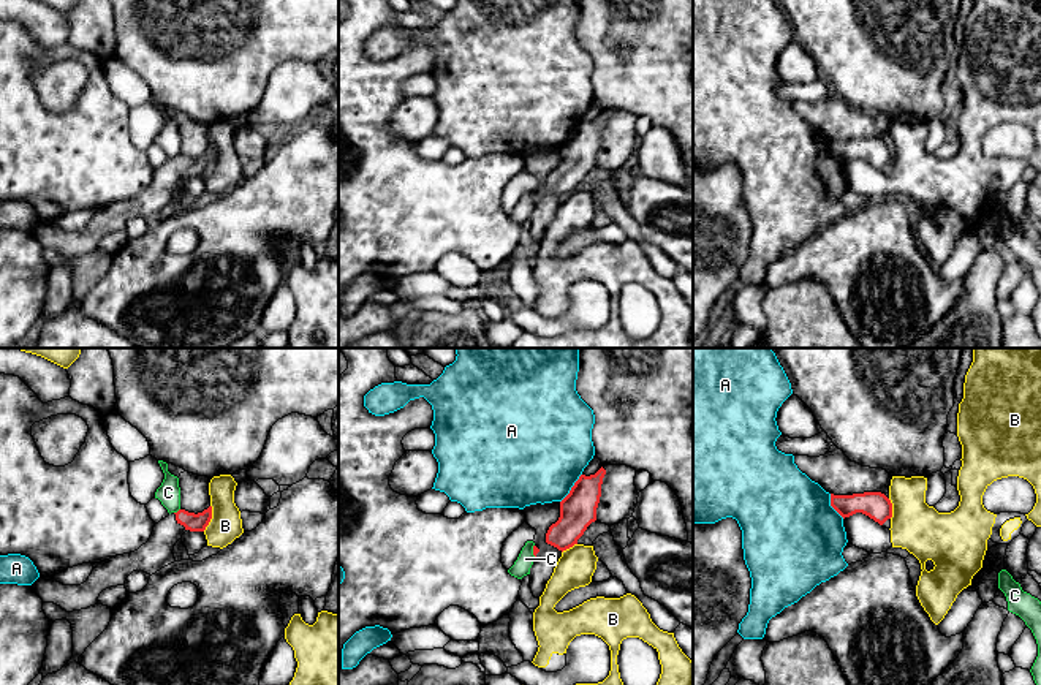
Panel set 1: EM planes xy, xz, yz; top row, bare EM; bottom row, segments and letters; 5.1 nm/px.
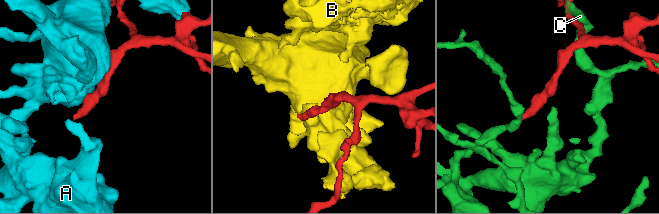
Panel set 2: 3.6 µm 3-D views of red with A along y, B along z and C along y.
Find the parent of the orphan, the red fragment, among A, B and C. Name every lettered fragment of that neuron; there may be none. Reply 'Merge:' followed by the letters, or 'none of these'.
Merge: none of these

